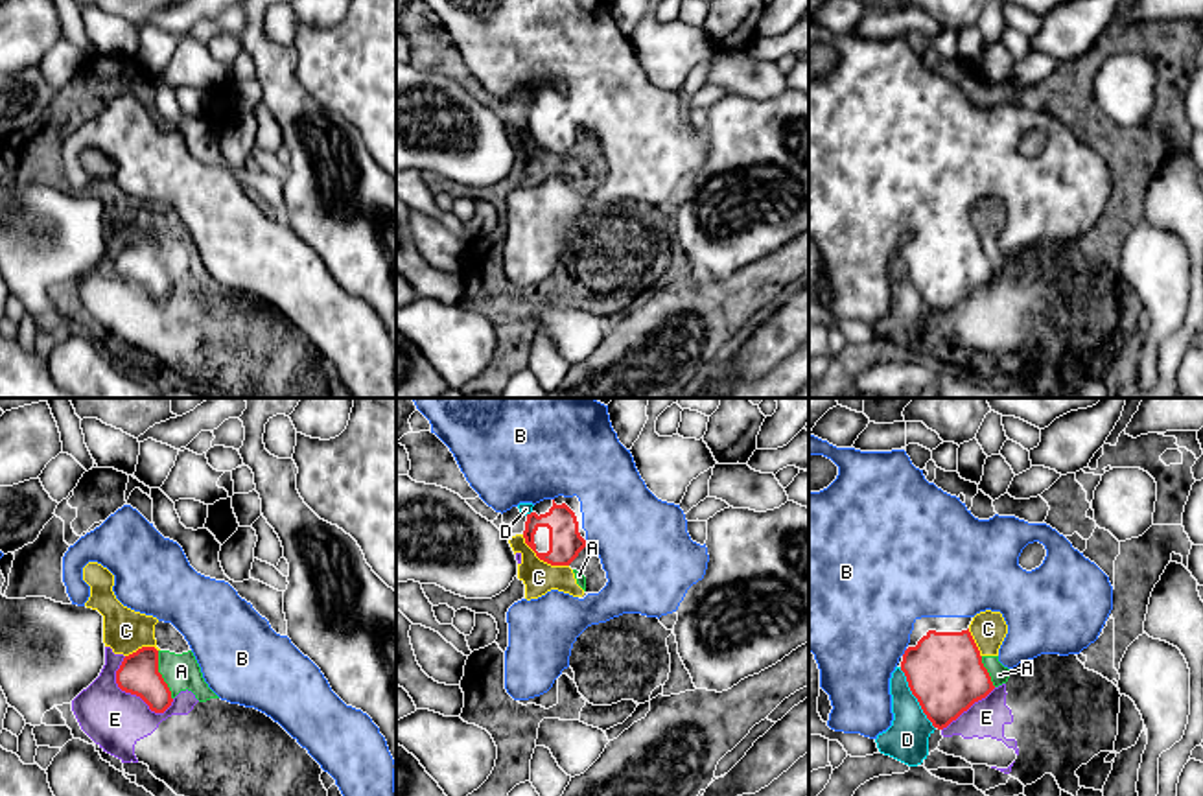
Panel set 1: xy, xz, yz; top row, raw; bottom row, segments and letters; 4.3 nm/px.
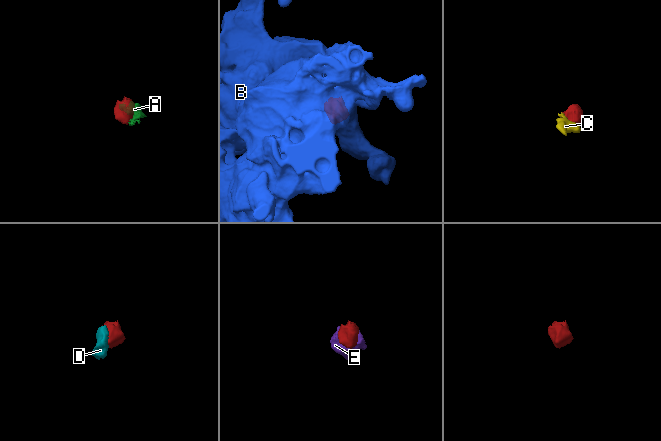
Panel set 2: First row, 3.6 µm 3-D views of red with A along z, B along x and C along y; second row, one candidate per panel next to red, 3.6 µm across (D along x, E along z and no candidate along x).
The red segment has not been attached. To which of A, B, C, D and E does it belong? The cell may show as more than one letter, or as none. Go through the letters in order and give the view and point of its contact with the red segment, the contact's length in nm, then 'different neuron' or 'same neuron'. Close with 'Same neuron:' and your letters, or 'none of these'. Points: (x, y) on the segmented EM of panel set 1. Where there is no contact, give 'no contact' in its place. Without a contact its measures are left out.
A: xy (161, 675) | 220 nm | different neuron
B: xz (584, 544) | 30 nm | same neuron
C: xz (542, 559) | 240 nm | different neuron
D: yz (916, 697) | 320 nm | different neuron
E: xy (126, 691) | 300 nm | different neuron
Same neuron: B

